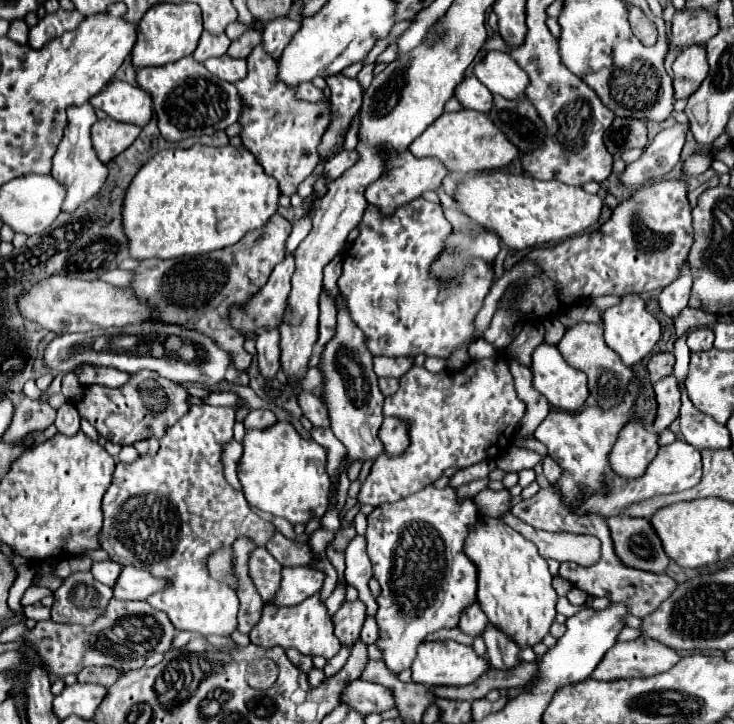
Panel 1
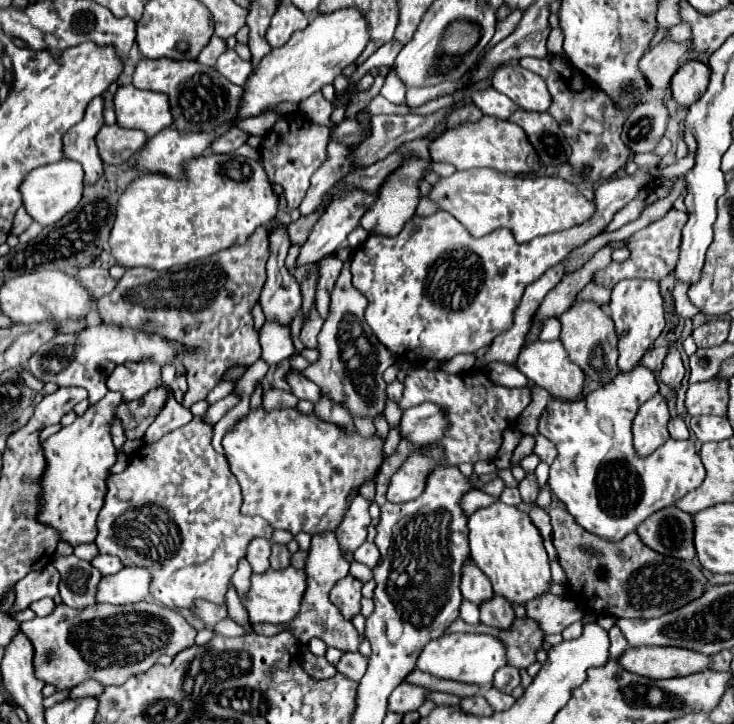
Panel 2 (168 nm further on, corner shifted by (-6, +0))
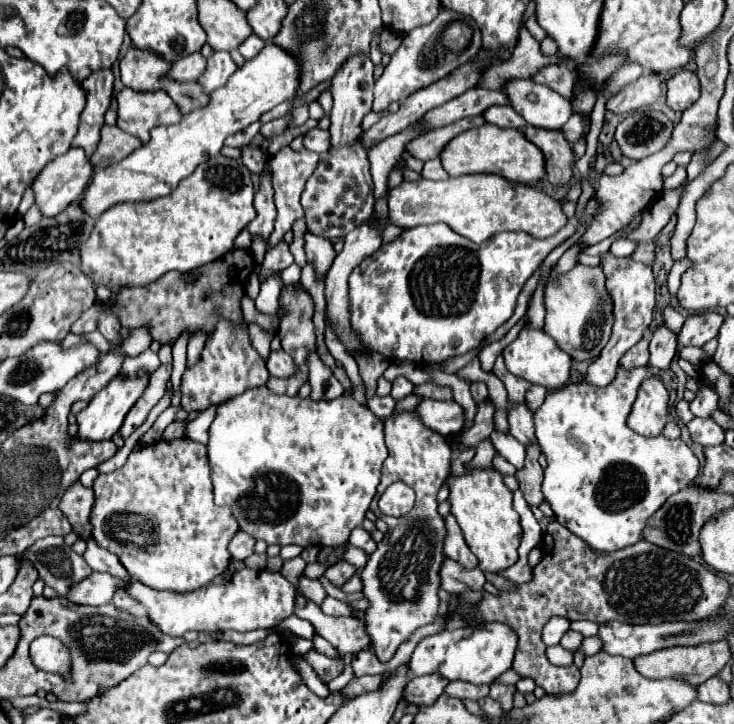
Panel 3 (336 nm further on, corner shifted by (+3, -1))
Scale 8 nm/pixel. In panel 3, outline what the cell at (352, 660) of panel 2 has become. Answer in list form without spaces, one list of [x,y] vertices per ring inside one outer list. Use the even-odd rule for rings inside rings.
[[[315,649],[307,651],[307,653],[303,655],[303,659],[315,669],[315,673],[319,675],[319,679],[325,681],[325,683],[329,683],[331,679],[335,679],[335,677],[343,671],[343,661],[333,661],[333,659],[329,659],[329,657],[323,657],[323,655],[317,653]]]

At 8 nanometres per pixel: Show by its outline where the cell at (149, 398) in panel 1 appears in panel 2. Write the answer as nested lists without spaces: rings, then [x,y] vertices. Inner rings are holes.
[[[160,386],[152,388],[152,392],[146,392],[138,400],[120,404],[120,408],[116,408],[116,418],[124,426],[124,436],[128,440],[144,438],[144,432],[154,422],[158,412],[164,408],[166,400],[168,400],[168,390]]]

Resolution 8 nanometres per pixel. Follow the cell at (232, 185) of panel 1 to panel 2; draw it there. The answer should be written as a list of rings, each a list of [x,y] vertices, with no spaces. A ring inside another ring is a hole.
[[[204,154],[196,160],[188,160],[188,180],[168,180],[168,176],[148,174],[134,178],[118,200],[110,246],[116,262],[126,268],[150,266],[152,270],[166,270],[174,264],[188,264],[234,244],[244,244],[244,240],[248,240],[258,226],[268,224],[276,212],[278,198],[258,160],[238,154]]]

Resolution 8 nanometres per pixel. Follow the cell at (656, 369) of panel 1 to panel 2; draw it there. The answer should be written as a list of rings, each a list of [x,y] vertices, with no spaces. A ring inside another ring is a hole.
[[[656,346],[656,348],[652,348],[652,350],[648,350],[648,352],[644,354],[644,358],[642,358],[642,366],[646,366],[648,370],[652,370],[654,374],[658,374],[660,368],[662,368],[662,364],[664,364],[666,354],[668,354],[668,348],[666,348],[666,346],[664,346],[664,348]]]

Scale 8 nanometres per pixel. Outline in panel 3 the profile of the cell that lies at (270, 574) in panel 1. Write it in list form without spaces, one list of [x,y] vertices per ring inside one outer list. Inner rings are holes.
[[[243,531],[235,533],[235,537],[229,541],[229,553],[233,559],[237,561],[243,561],[247,559],[249,555],[253,555],[253,545],[255,545],[255,539]]]

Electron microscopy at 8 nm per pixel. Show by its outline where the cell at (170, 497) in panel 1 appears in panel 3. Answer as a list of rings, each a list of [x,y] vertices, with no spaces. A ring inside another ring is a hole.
[[[191,439],[145,445],[129,455],[125,467],[109,475],[99,475],[95,479],[93,491],[95,503],[91,509],[91,533],[95,541],[103,549],[115,553],[129,575],[139,579],[143,585],[161,591],[169,589],[187,593],[207,585],[215,579],[215,575],[221,575],[227,569],[231,559],[227,545],[239,531],[239,525],[229,509],[217,507],[213,503],[213,485],[209,477],[205,445]]]

